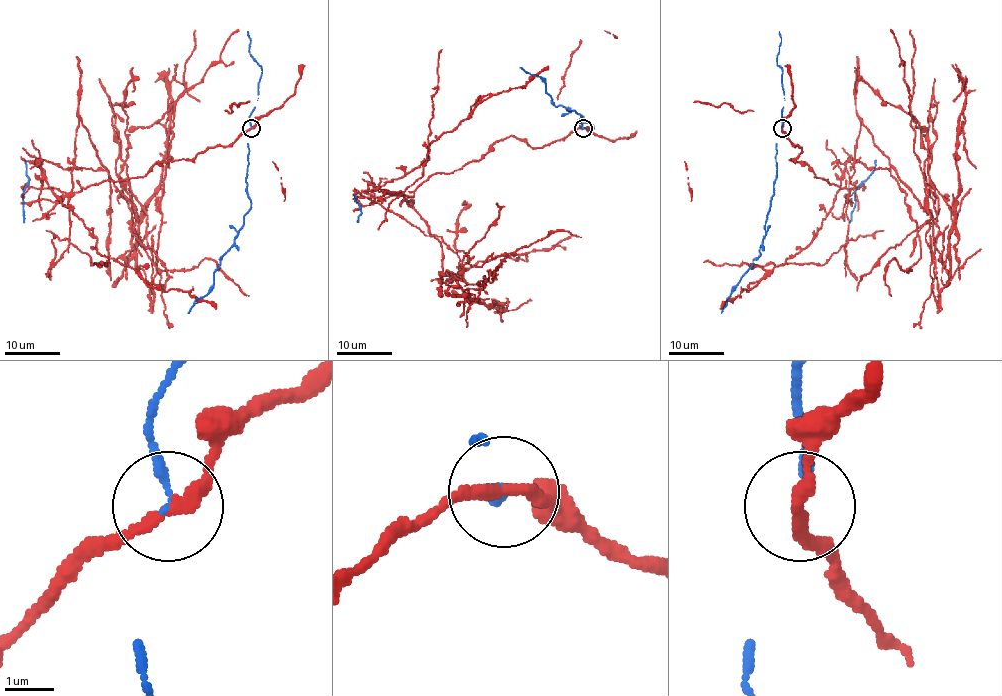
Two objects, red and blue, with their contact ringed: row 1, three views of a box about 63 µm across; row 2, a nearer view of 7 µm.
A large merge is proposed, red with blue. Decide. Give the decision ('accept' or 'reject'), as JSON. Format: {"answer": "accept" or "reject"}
{"answer": "reject"}

